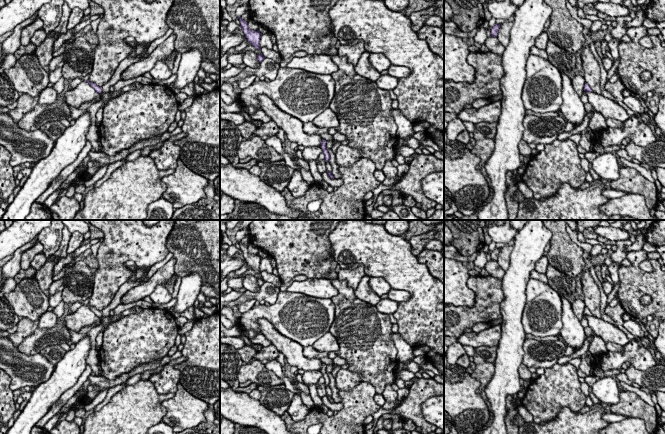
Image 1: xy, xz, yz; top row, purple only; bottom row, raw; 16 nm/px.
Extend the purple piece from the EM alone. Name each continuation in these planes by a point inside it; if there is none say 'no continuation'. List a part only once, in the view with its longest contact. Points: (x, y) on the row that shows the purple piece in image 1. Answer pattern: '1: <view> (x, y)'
no continuation

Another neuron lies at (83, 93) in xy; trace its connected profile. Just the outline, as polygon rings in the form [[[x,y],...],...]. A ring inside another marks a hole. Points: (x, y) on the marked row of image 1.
[[[82,81],[76,88],[65,92],[65,101],[68,106],[79,108],[83,103],[100,101],[100,94],[87,82]]]

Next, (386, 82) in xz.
[[[388,74],[381,75],[376,80],[376,85],[383,90],[394,90],[397,86],[398,78],[394,78]]]

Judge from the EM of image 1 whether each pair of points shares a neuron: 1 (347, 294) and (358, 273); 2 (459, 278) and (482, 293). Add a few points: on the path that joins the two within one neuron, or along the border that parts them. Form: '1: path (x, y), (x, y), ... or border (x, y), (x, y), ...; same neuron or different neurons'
1: border (337, 278), (345, 281), (354, 290); different neurons
2: border (468, 276), (467, 285), (474, 293), (472, 306); different neurons

